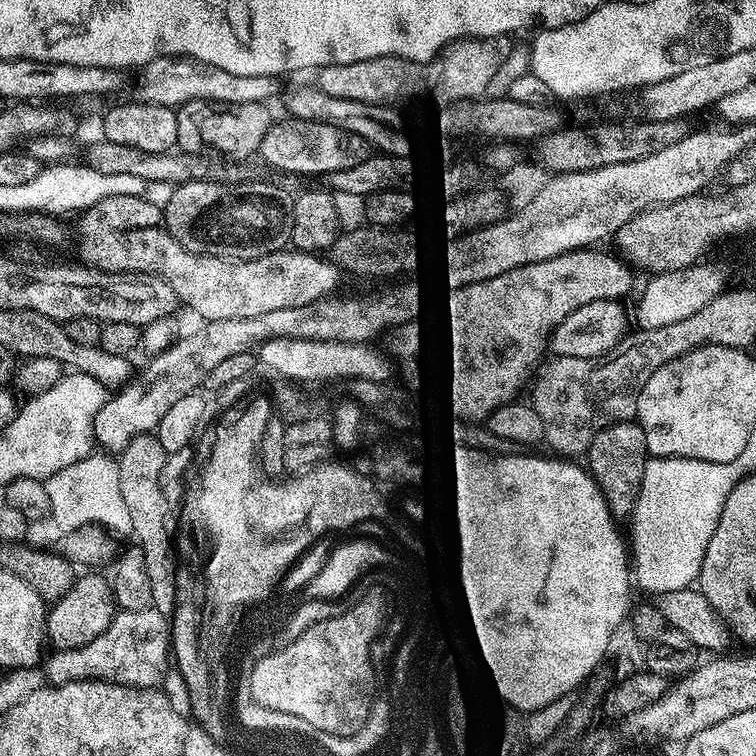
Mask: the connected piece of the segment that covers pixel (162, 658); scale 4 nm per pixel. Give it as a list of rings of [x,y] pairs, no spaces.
[[[143,608],[142,610],[138,611],[117,611],[109,624],[109,628],[102,631],[102,634],[99,634],[98,638],[94,638],[92,642],[88,642],[81,648],[53,651],[53,656],[49,658],[48,665],[46,665],[47,660],[43,665],[43,675],[46,677],[47,683],[52,686],[57,684],[69,684],[70,682],[78,682],[79,680],[107,680],[109,684],[129,684],[132,687],[137,688],[159,687],[162,684],[161,681],[166,674],[168,664],[170,668],[170,630],[167,625],[162,626],[162,622],[164,622],[164,616],[153,608]]]

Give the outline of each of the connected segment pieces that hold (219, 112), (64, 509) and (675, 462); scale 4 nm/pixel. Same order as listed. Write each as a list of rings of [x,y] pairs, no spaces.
[[[192,100],[188,104],[181,104],[175,109],[177,130],[176,148],[181,153],[188,153],[203,157],[206,152],[213,152],[216,156],[225,156],[228,160],[244,160],[247,156],[255,157],[262,146],[262,138],[266,138],[266,130],[274,122],[274,116],[268,113],[267,103],[255,104],[246,102],[245,104],[219,104],[209,100]]]
[[[93,454],[82,458],[74,462],[74,466],[66,466],[66,470],[58,470],[58,474],[43,481],[46,498],[50,498],[48,514],[51,523],[56,523],[61,533],[87,524],[99,524],[117,537],[131,537],[132,532],[128,529],[129,513],[121,500],[121,491],[117,488],[116,463],[109,455],[103,455]]]
[[[669,455],[668,460],[653,459],[650,469],[654,477],[654,484],[660,487],[660,564],[656,564],[656,588],[682,590],[691,588],[697,583],[700,571],[704,568],[704,559],[713,547],[713,540],[721,526],[724,511],[728,506],[736,484],[744,480],[746,470],[740,460],[730,462],[706,462],[698,458]]]

